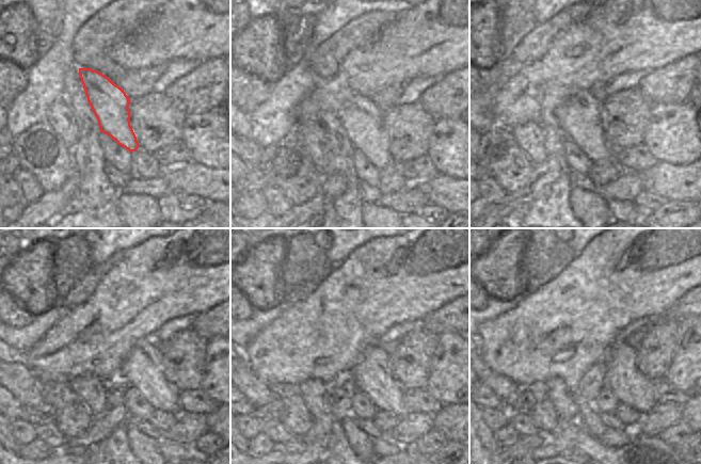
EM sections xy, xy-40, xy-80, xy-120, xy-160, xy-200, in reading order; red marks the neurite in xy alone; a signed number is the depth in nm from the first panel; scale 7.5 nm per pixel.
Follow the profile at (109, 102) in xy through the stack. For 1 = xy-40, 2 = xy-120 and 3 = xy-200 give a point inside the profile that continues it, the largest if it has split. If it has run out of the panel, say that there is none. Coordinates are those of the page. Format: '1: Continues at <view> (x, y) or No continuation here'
1: Continues at xy-40 (352, 126)
2: Continues at xy-120 (137, 370)
3: Continues at xy-200 (627, 384).

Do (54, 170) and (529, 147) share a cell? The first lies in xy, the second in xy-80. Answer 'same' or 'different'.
same

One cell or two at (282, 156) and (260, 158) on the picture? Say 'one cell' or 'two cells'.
two cells

